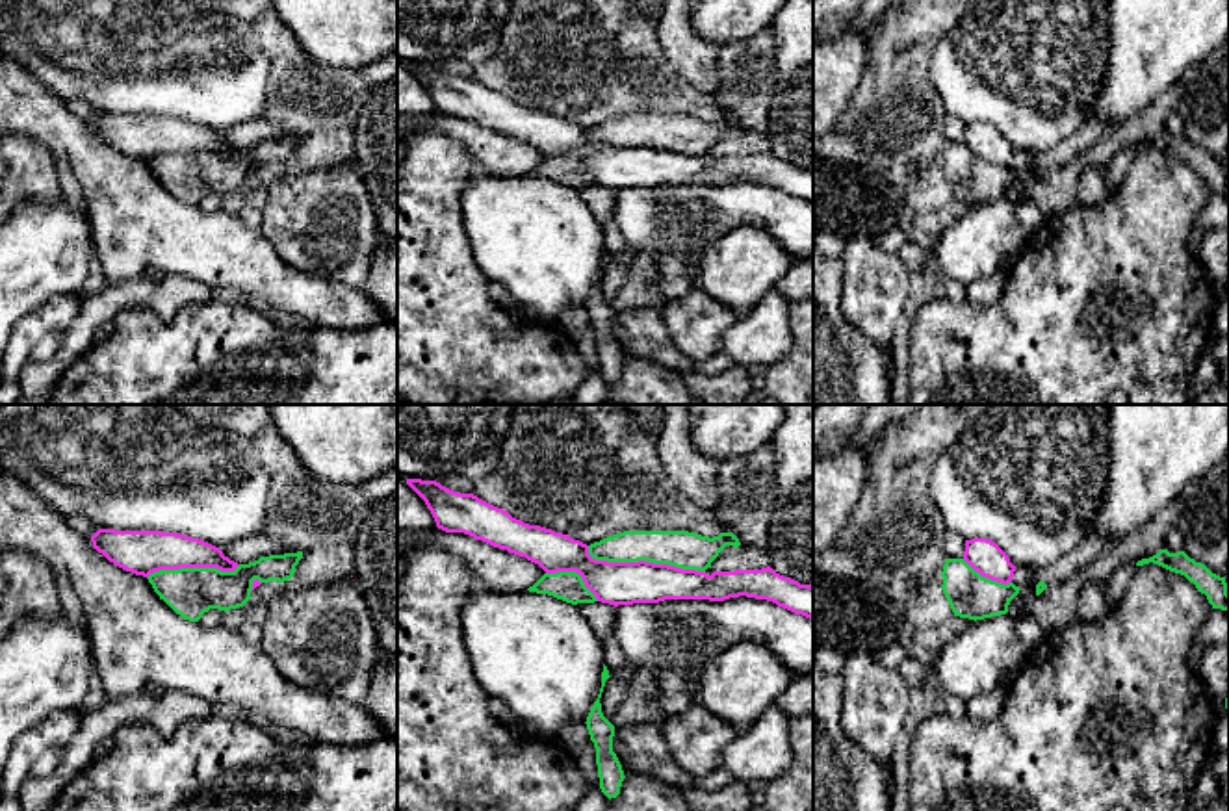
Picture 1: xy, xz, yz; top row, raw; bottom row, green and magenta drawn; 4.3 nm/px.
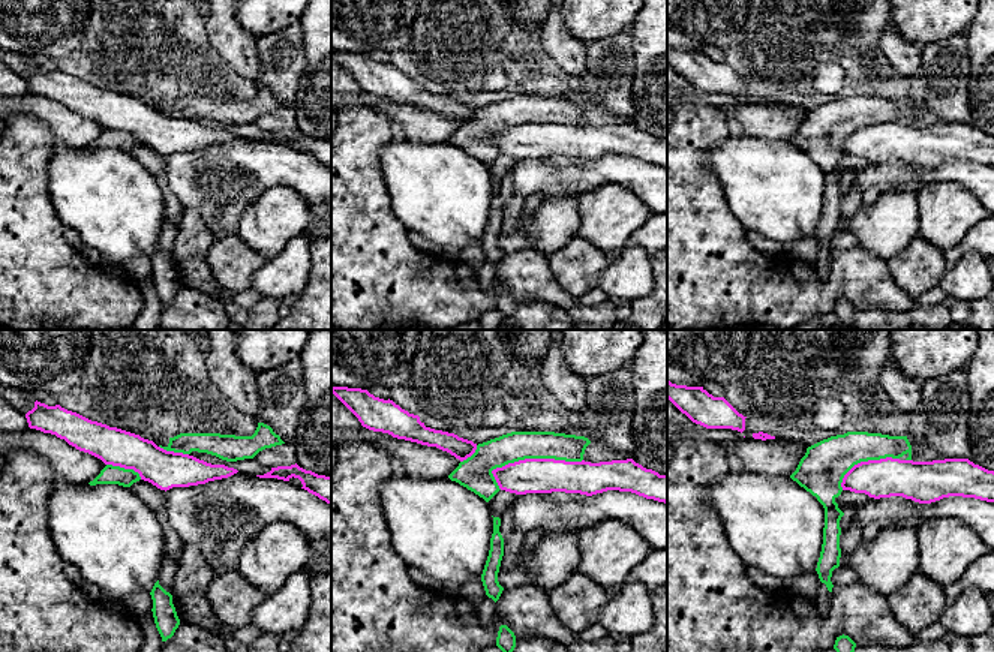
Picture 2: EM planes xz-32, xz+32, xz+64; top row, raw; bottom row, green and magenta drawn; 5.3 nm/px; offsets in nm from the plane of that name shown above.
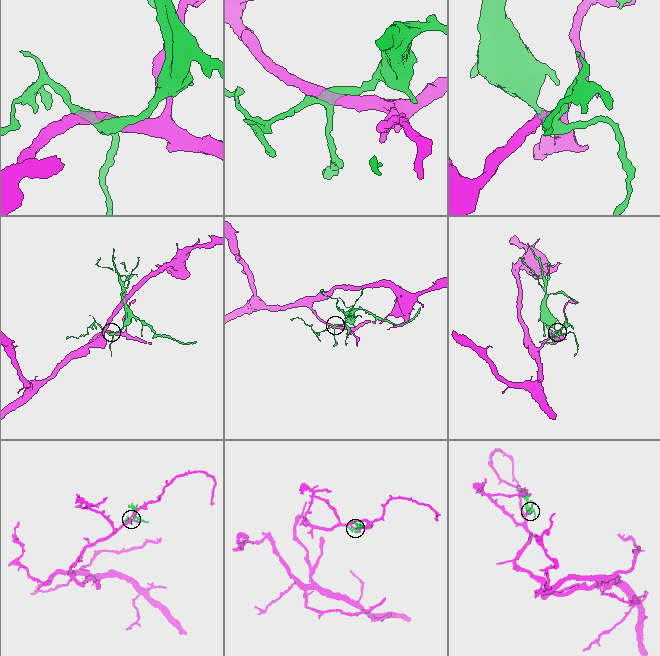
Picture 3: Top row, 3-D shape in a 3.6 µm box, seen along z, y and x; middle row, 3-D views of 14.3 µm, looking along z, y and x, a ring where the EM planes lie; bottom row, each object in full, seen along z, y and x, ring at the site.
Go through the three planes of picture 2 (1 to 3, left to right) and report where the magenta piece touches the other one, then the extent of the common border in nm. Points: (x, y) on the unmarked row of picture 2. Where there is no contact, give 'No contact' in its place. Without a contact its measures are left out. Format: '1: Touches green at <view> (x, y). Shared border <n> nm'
1: Touches green at xz-32 (123, 132). Shared border 200 nm
2: Touches green at xz+32 (535, 122). Shared border 500 nm
3: Touches green at xz+64 (864, 125). Shared border 360 nm

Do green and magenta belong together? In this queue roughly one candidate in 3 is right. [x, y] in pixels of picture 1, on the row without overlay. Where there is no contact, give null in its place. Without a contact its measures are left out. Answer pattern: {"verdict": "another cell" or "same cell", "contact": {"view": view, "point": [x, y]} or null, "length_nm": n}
{"verdict": "another cell", "contact": {"view": "xz", "point": [643, 143]}, "length_nm": 500}

